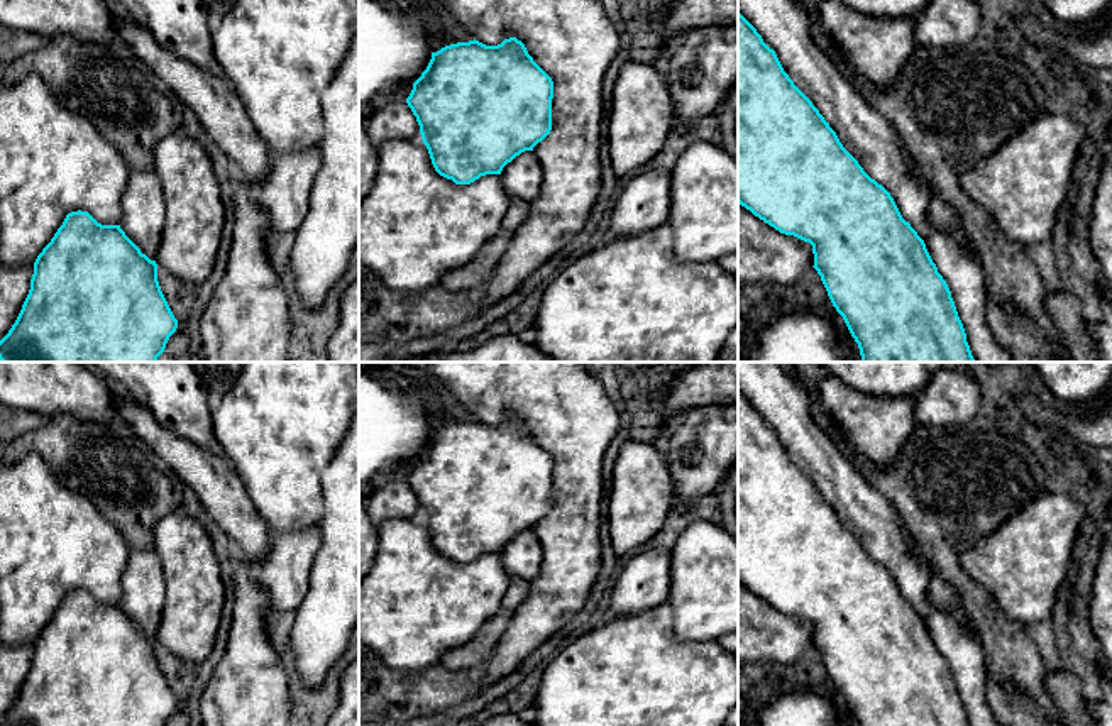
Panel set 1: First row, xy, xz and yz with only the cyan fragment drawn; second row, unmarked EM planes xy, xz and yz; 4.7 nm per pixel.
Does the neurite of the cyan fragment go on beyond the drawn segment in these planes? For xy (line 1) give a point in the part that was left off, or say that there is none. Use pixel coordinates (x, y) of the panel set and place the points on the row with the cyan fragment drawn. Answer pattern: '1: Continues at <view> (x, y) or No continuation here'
1: No continuation here

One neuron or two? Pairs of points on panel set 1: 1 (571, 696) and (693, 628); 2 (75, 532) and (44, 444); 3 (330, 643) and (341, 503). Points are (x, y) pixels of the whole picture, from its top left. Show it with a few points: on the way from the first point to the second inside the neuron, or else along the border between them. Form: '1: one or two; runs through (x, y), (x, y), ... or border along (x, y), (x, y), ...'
1: two; border along (667, 598), (679, 640), (715, 642)
2: two; border along (22, 456), (38, 454), (65, 486), (90, 500)
3: one; runs through (330, 608), (341, 593), (341, 538)

